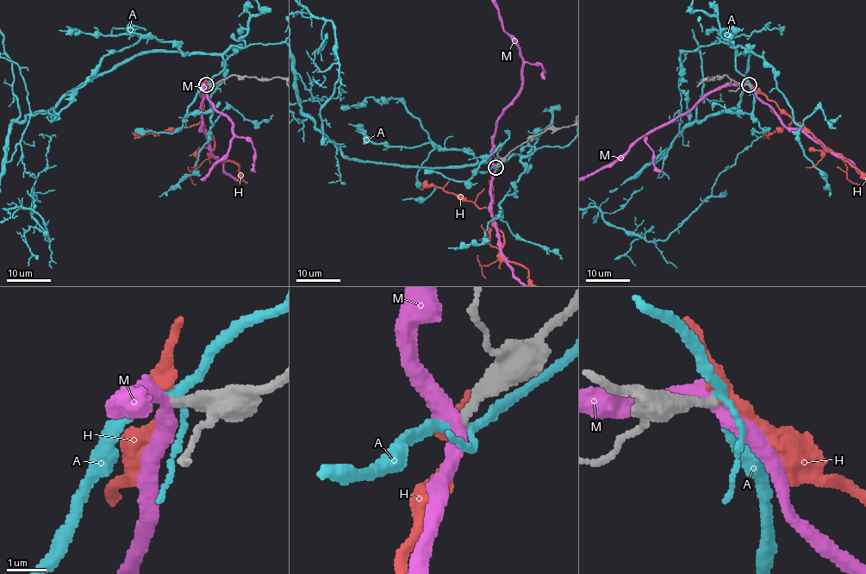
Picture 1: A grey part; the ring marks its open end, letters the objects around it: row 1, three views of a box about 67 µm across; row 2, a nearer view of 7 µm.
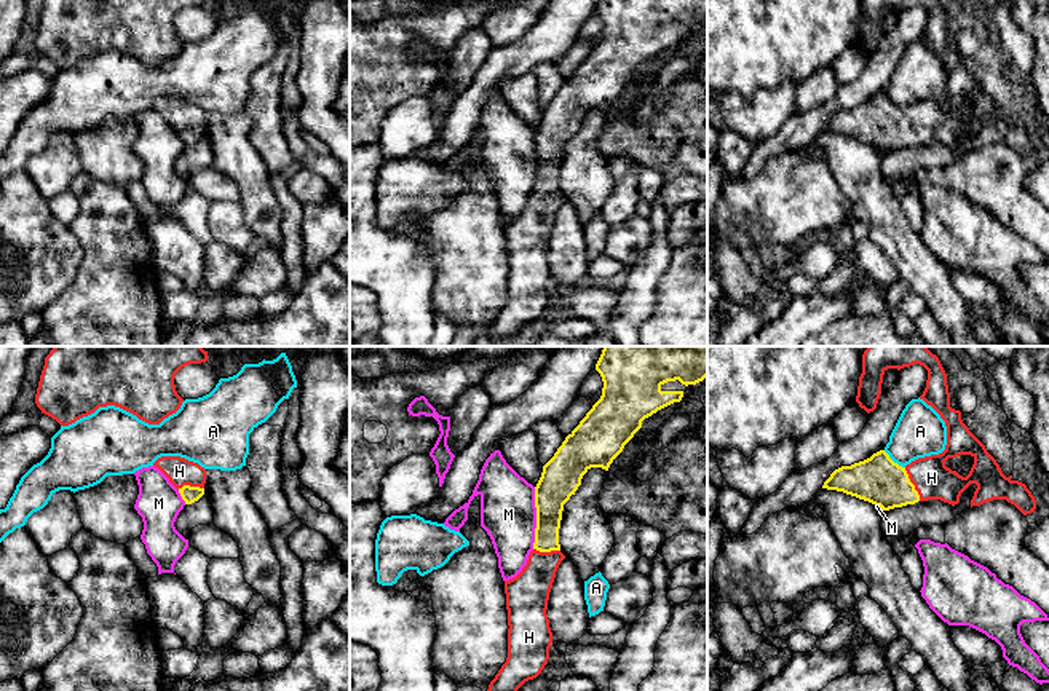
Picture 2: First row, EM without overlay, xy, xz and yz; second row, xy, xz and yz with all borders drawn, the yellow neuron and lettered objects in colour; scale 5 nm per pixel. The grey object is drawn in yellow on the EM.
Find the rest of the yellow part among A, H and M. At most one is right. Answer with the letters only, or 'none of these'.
H

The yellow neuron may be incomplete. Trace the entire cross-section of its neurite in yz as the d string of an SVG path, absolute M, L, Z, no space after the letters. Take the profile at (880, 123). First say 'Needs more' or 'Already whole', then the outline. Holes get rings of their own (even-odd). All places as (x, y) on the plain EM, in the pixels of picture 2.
Needs more. M862 0L856 45L867 56L877 51L883 18L888 11L920 6L928 13L926 30L920 41L931 48L947 69L947 88L939 97L918 101L905 110L894 105L885 93L870 101L835 112L822 131L843 134L880 148L881 153L940 142L952 148L961 136L976 126L971 142L980 148L993 142L1006 142L1023 158L1035 155L1036 142L1025 126L1006 120L985 88L961 62L961 54L950 49L947 16L939 0ZM971 97L974 107L966 120L945 109L948 101Z

